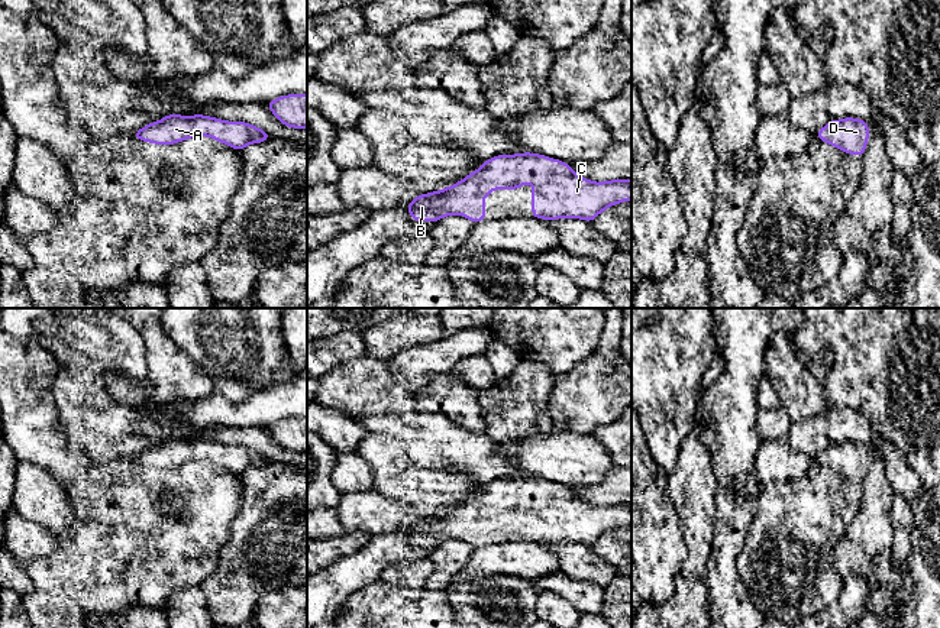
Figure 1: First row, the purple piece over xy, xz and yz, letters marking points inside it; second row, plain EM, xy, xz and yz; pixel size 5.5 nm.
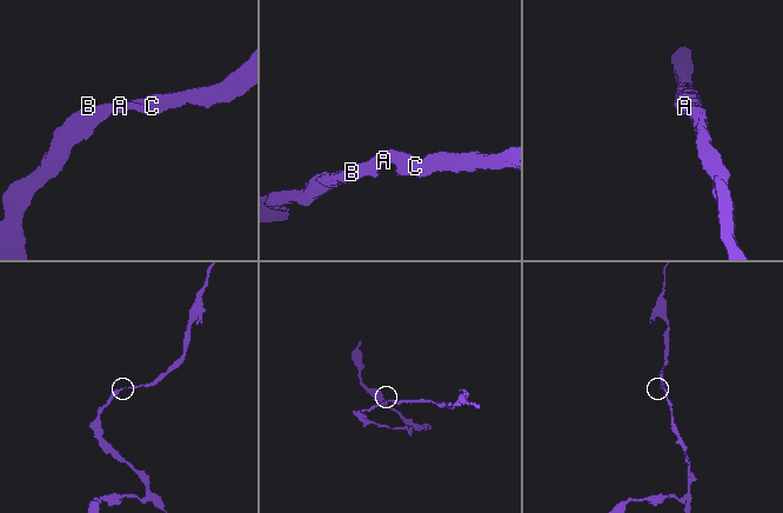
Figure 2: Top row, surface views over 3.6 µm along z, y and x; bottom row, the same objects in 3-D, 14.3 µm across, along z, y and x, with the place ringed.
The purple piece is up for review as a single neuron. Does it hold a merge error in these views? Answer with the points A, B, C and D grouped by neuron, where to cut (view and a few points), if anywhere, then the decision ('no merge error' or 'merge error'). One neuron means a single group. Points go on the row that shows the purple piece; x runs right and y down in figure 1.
groups A B C D; cut none; no merge error

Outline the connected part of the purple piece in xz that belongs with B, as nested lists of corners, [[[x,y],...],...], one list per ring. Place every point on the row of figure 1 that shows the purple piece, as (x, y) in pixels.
[[[539,153],[497,155],[482,162],[482,166],[469,172],[462,181],[429,194],[420,194],[406,207],[414,221],[439,221],[452,214],[462,214],[474,223],[484,221],[484,198],[492,190],[517,190],[527,182],[533,182],[532,191],[532,217],[543,220],[558,220],[563,217],[582,218],[592,221],[600,213],[610,205],[631,200],[631,179],[613,179],[592,182],[576,175],[569,164],[552,159]]]

